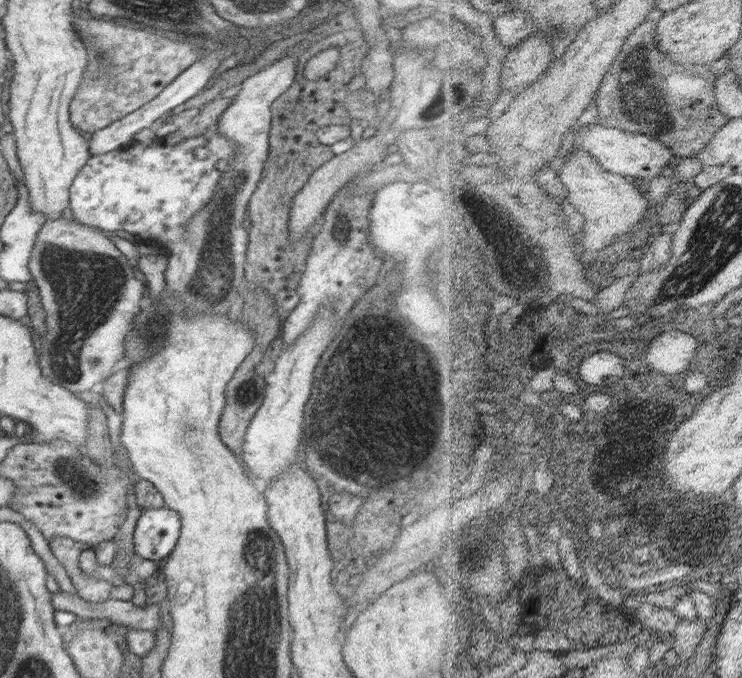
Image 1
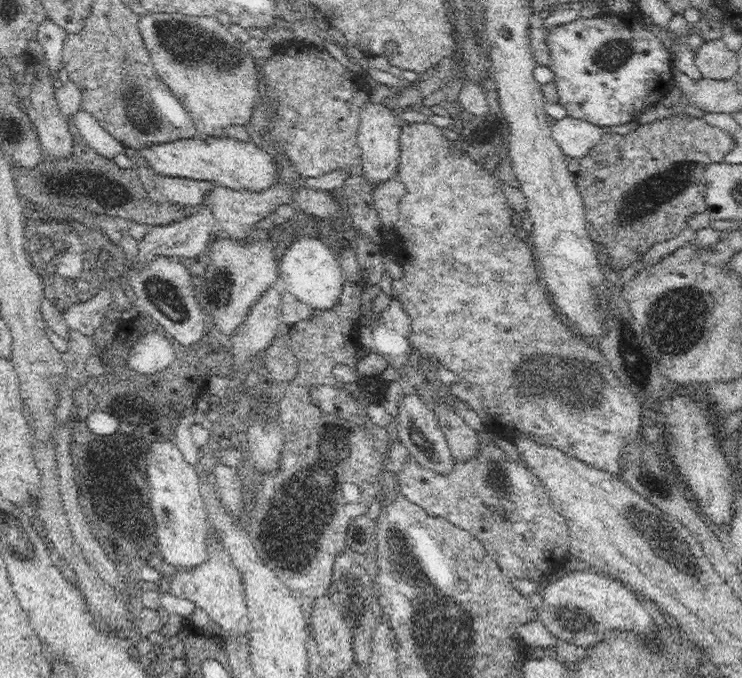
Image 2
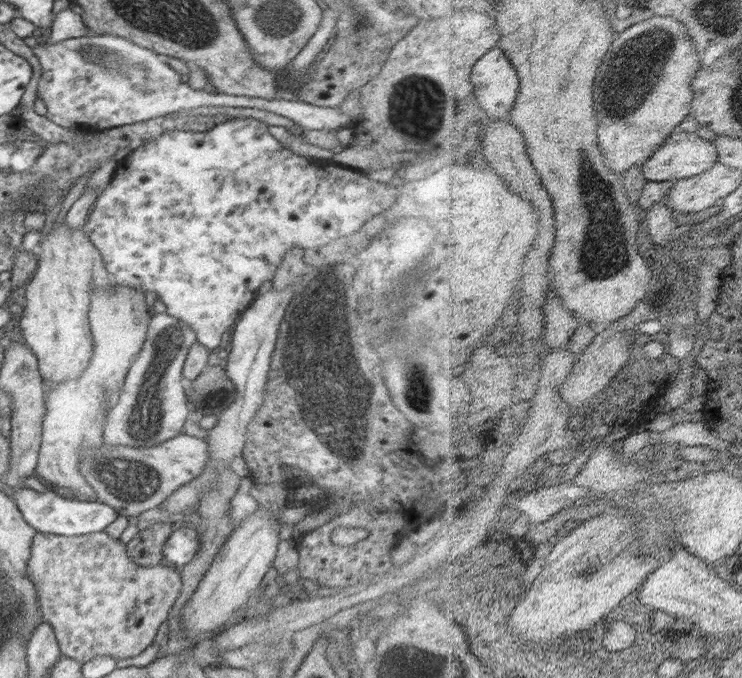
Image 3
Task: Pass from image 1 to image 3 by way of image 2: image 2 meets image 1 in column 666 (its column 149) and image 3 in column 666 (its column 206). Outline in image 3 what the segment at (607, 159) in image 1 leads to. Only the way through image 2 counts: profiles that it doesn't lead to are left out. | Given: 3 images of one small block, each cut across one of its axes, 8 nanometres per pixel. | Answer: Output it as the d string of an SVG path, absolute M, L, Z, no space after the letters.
M676 131L664 146L643 166L642 172L649 181L670 181L692 178L708 172L719 161L719 148L710 141L690 132Z

